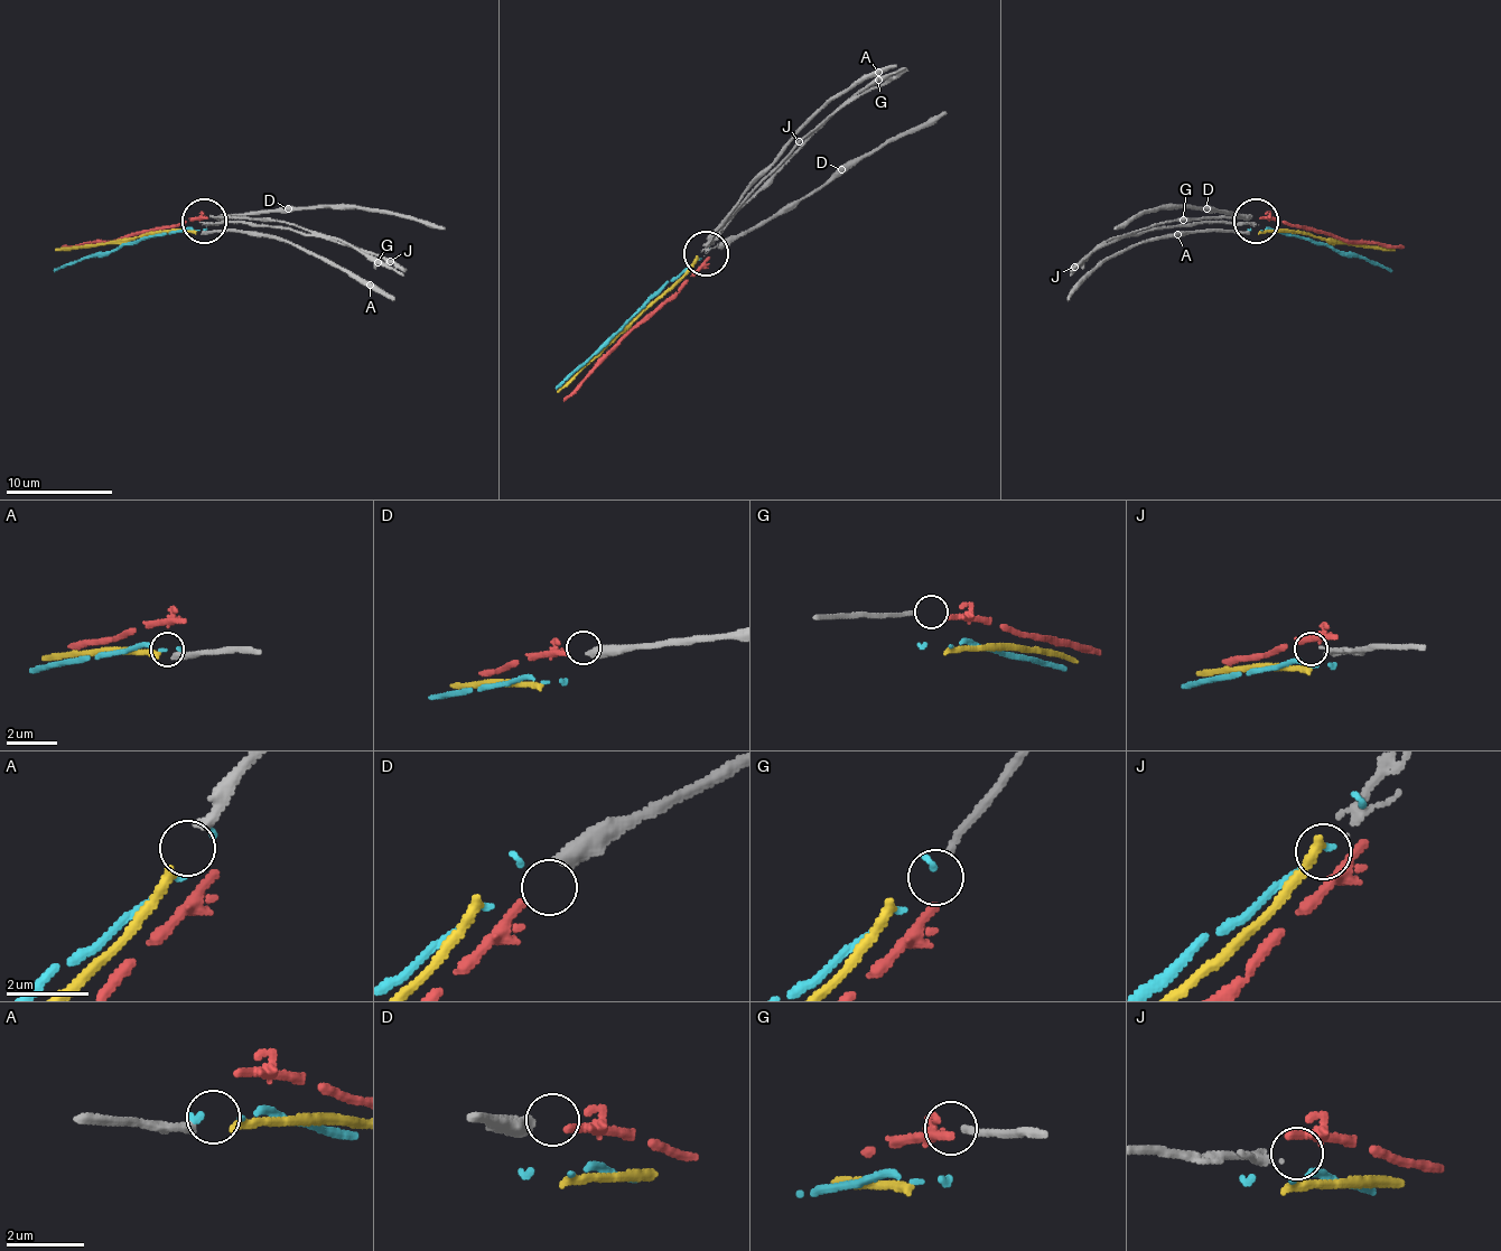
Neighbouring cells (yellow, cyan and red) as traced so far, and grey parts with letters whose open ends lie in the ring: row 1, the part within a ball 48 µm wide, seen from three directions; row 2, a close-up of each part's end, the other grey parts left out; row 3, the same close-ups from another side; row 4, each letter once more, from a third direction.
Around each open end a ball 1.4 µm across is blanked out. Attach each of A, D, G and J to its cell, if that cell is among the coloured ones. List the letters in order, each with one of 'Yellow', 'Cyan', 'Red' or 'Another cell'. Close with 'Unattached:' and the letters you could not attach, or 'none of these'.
A: Yellow
D: Red
G: Another cell
J: Another cell
Unattached: G, J

